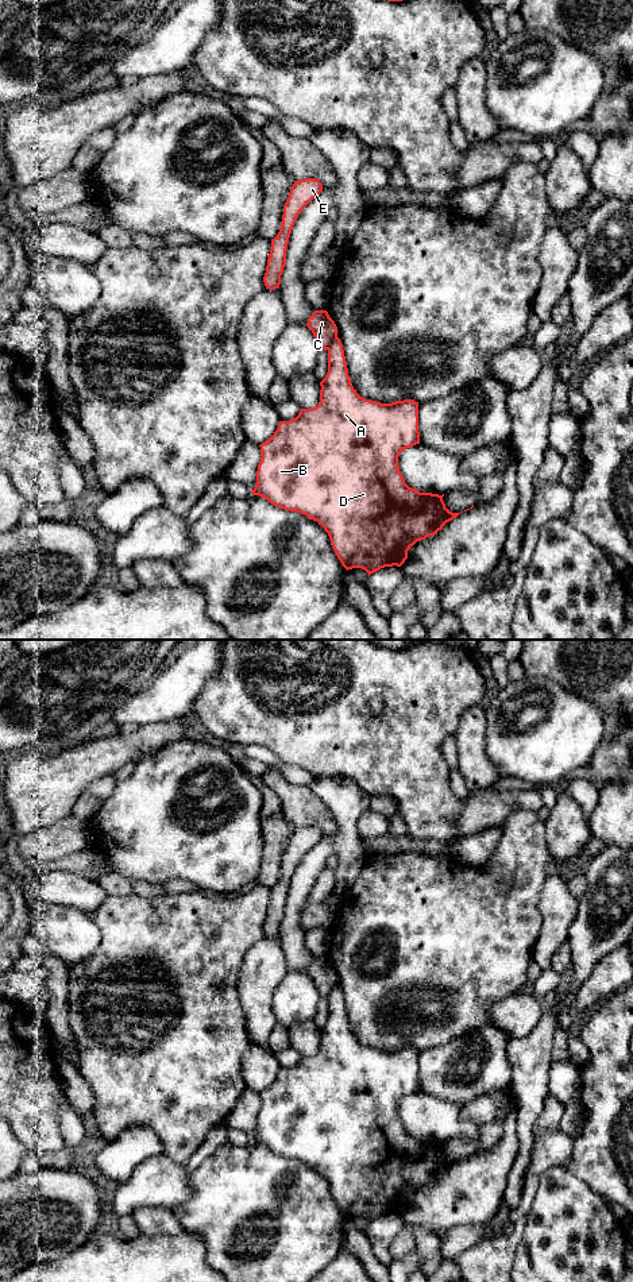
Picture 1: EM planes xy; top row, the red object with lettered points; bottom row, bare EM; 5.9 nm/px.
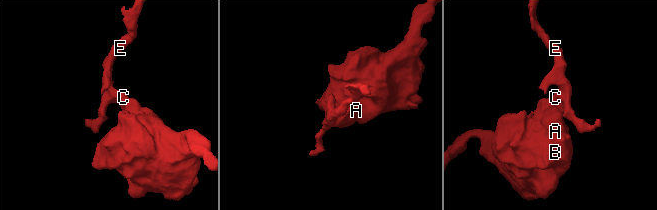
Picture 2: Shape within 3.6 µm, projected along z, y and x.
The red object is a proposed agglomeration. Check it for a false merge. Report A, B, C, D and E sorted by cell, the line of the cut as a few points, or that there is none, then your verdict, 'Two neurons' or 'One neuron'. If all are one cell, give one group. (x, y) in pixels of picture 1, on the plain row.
Groups: A B D / C E. Split along xy (336, 983), (327, 996). Two neurons

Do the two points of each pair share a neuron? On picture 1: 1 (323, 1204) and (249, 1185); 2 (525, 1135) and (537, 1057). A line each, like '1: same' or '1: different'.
1: same
2: same

